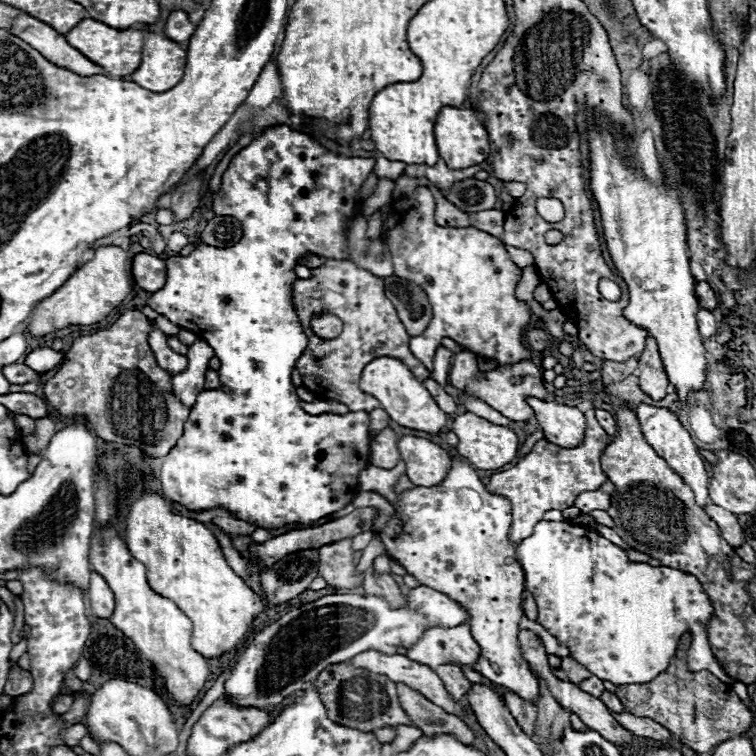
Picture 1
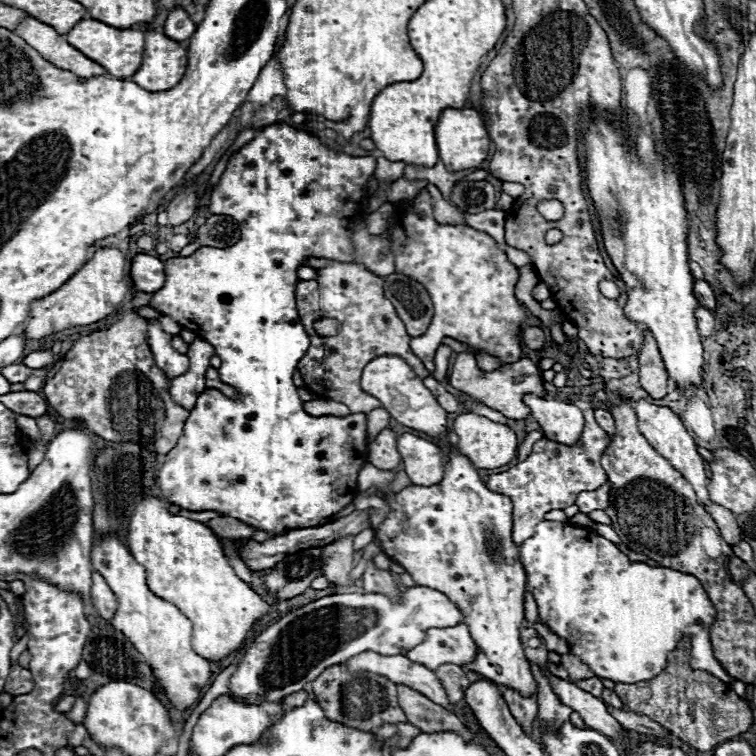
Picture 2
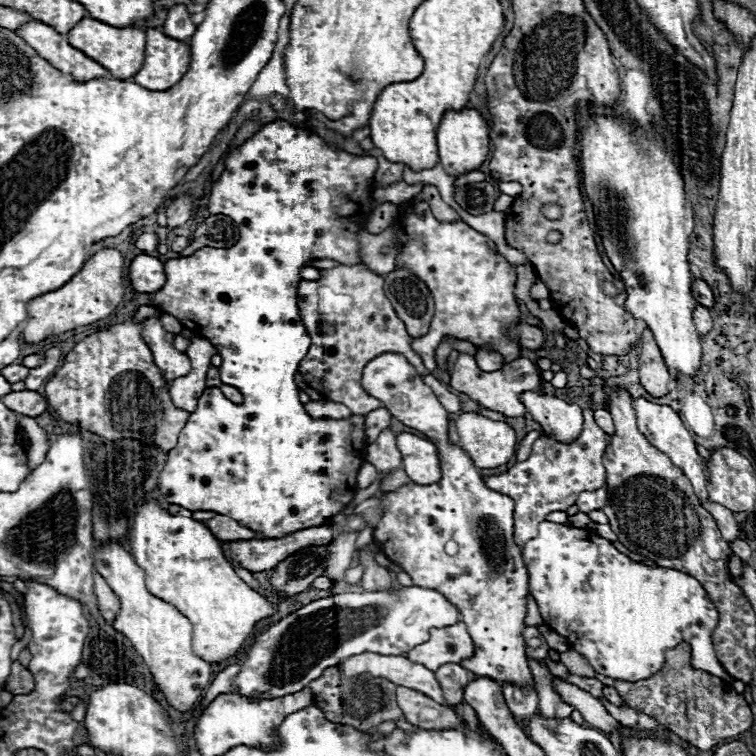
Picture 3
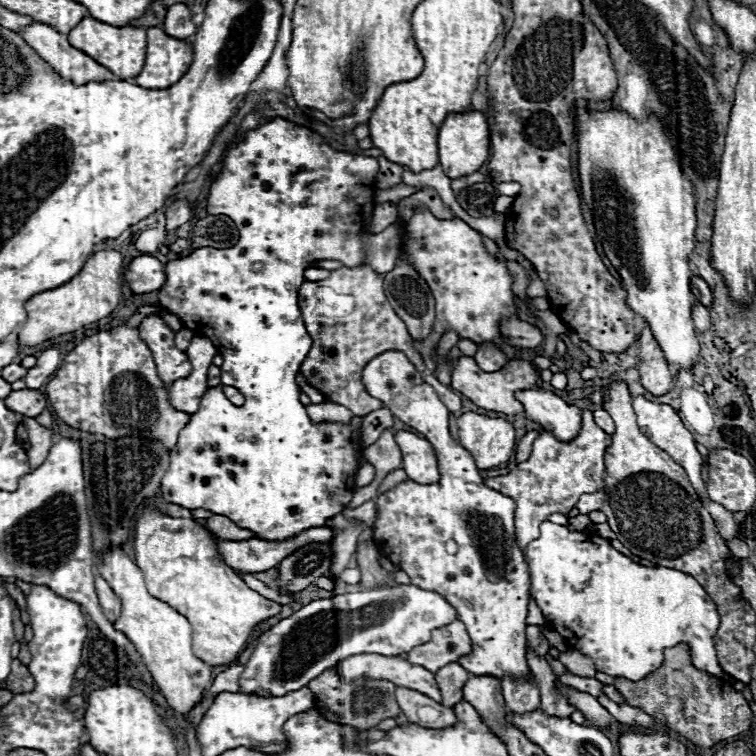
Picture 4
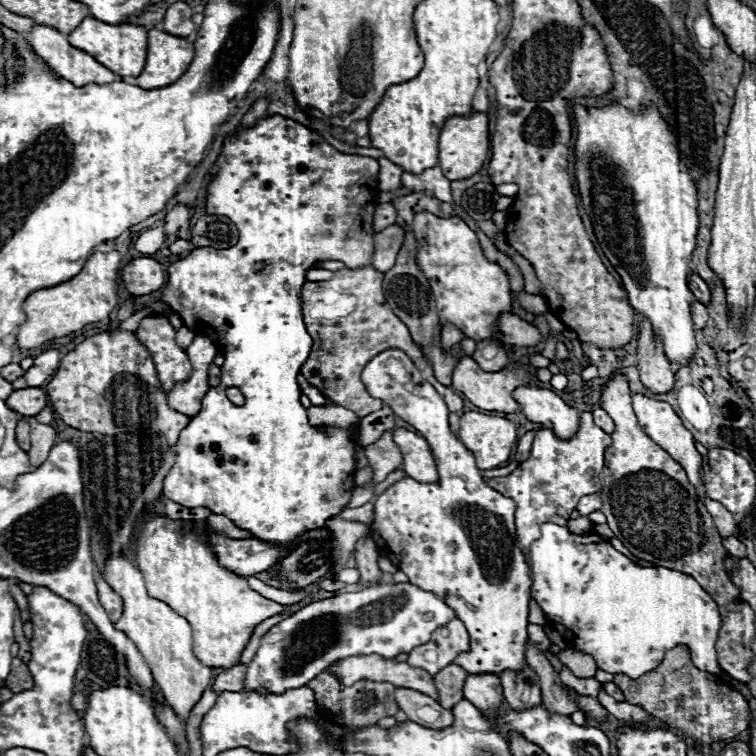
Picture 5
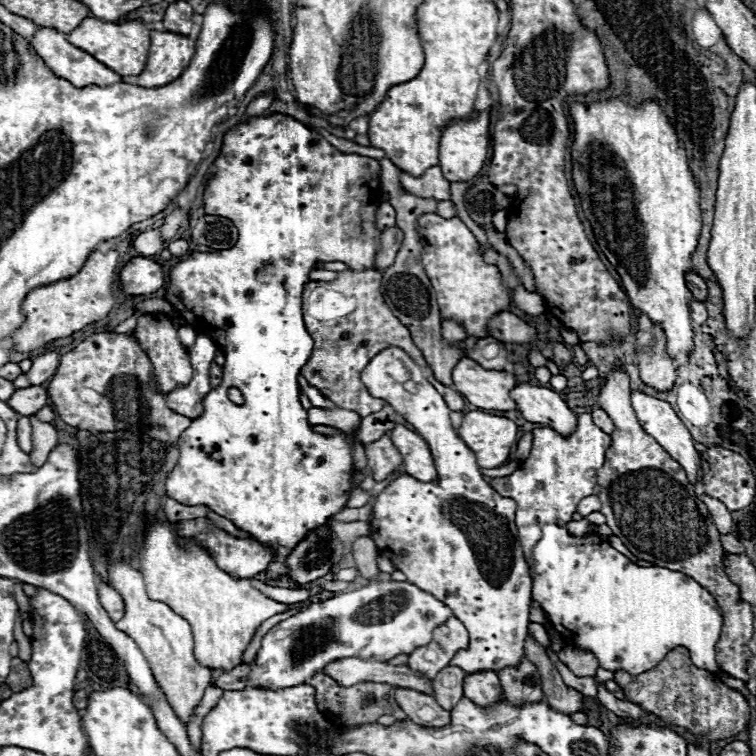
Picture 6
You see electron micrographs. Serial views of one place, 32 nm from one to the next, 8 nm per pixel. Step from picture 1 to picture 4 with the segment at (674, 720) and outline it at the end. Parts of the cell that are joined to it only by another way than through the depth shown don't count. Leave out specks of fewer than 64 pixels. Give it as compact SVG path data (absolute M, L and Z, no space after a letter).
M686 644L666 650L664 664L656 672L636 682L628 678L614 678L614 686L622 692L630 706L642 708L646 714L702 748L710 748L720 740L738 736L752 724L752 710L744 696L720 678L694 668Z

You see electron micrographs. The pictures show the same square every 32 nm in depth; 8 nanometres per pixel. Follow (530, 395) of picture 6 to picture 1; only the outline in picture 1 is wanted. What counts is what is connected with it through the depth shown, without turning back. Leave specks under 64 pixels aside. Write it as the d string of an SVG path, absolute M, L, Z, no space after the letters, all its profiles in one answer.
M526 398L530 408L534 410L534 418L540 422L544 436L560 444L564 448L574 448L584 438L586 420L584 414L576 406L540 400L540 398Z

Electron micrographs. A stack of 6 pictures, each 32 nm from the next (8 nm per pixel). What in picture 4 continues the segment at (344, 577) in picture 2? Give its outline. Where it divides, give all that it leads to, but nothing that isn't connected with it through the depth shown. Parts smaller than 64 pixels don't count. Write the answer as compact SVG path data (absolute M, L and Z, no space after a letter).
M342 514L328 519L325 525L336 529L336 536L332 540L332 550L336 552L336 556L332 558L330 576L338 578L340 572L346 570L346 564L350 560L350 553L356 551L358 538L366 527L364 525L355 526L351 524Z

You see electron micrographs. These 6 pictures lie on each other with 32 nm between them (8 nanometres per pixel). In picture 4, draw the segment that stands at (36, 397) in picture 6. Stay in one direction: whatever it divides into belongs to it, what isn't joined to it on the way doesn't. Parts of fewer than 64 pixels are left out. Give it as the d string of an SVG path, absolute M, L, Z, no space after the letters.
M30 388L12 392L8 398L4 398L4 402L8 404L10 410L32 418L46 408L46 396L40 390L30 390Z

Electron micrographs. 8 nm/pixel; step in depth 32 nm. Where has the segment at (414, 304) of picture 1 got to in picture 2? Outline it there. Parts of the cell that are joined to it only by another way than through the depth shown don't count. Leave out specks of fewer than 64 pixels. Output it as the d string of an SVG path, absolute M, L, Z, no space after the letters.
M390 274L384 280L386 298L394 304L400 320L406 324L410 336L422 336L428 330L434 306L426 288L410 276Z

